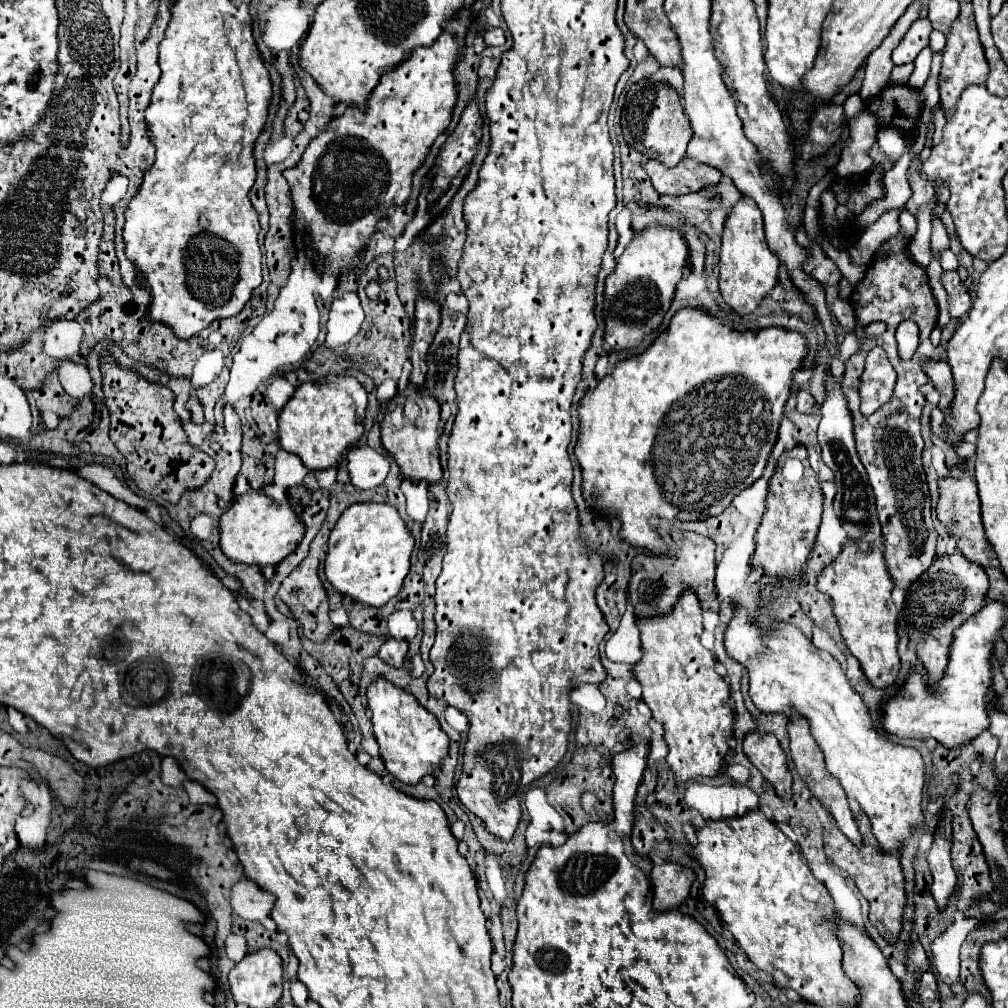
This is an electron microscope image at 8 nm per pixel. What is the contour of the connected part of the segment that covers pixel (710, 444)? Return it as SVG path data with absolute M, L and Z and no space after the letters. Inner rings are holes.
M681 308L671 318L669 328L663 330L645 352L617 362L613 372L607 374L605 378L601 378L597 382L597 386L593 390L587 390L583 394L583 398L579 400L579 440L575 444L575 456L583 470L583 490L589 492L589 496L597 508L613 510L611 514L615 514L623 522L623 526L619 530L623 540L627 540L633 546L649 548L653 552L665 550L661 536L649 524L651 516L669 514L669 518L677 516L679 522L705 520L709 516L715 516L715 514L723 512L741 490L751 486L759 478L759 472L765 470L767 458L777 440L777 428L781 424L785 404L787 404L791 388L793 388L793 374L803 366L807 352L809 352L807 340L797 330L785 330L785 328L773 326L773 328L761 328L761 330L735 332L729 326L725 326L717 316L709 314L705 308Z

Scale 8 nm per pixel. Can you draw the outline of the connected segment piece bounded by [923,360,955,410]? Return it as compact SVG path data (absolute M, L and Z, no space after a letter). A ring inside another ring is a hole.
M925 360L923 370L927 372L927 376L933 382L933 386L937 388L937 392L941 394L939 408L947 410L953 400L953 394L955 394L953 392L953 374L951 374L949 364L943 360Z

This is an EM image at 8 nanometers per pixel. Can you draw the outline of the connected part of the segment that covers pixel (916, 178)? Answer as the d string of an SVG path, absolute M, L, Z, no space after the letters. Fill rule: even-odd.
M915 156L915 158L913 158L911 168L909 168L913 196L911 196L911 200L907 202L907 208L909 208L909 212L911 212L911 214L915 214L915 212L919 210L919 206L921 206L921 204L925 204L925 202L929 202L929 200L931 200L931 196L935 194L933 184L931 184L931 182L927 182L925 178L921 178L921 176L919 176L919 172L917 172L917 168L919 168L919 156Z

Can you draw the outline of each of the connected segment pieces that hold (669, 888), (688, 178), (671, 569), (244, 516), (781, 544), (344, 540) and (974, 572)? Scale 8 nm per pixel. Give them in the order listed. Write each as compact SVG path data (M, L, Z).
M667 862L661 866L653 866L651 880L655 892L653 908L657 912L667 912L679 908L687 900L689 888L695 882L695 872L675 862Z
M685 158L675 168L667 168L659 160L647 160L643 168L647 170L657 192L673 196L697 192L709 184L717 184L721 178L721 172L717 168L711 168L691 158Z
M679 528L669 530L671 538L675 538L675 550L665 556L645 556L639 554L631 562L631 582L629 582L629 594L631 604L635 608L637 616L655 616L665 614L673 608L673 604L679 600L681 592L685 588L691 588L701 608L707 610L719 610L719 600L715 592L715 542L707 536L699 536L695 532L683 532Z
M249 490L247 494L237 496L231 508L221 516L219 534L219 546L223 554L233 562L249 566L275 566L299 546L305 534L305 526L301 524L289 502L275 502L267 498L261 490Z
M809 464L805 466L805 472L797 482L785 480L779 466L777 474L771 480L771 488L767 496L767 512L763 514L761 526L755 534L753 564L761 564L765 574L797 580L797 574L801 572L801 566L805 564L815 544L815 536L821 524L821 512L823 512L823 494L811 466Z
M377 502L351 504L331 530L325 576L341 594L369 606L383 606L403 588L413 544L413 536L395 506Z
M959 550L949 556L941 556L919 580L909 586L903 604L903 626L907 628L909 638L917 638L917 656L929 674L931 686L939 682L947 666L953 630L981 610L987 588L989 580L985 570L979 564L967 560Z

